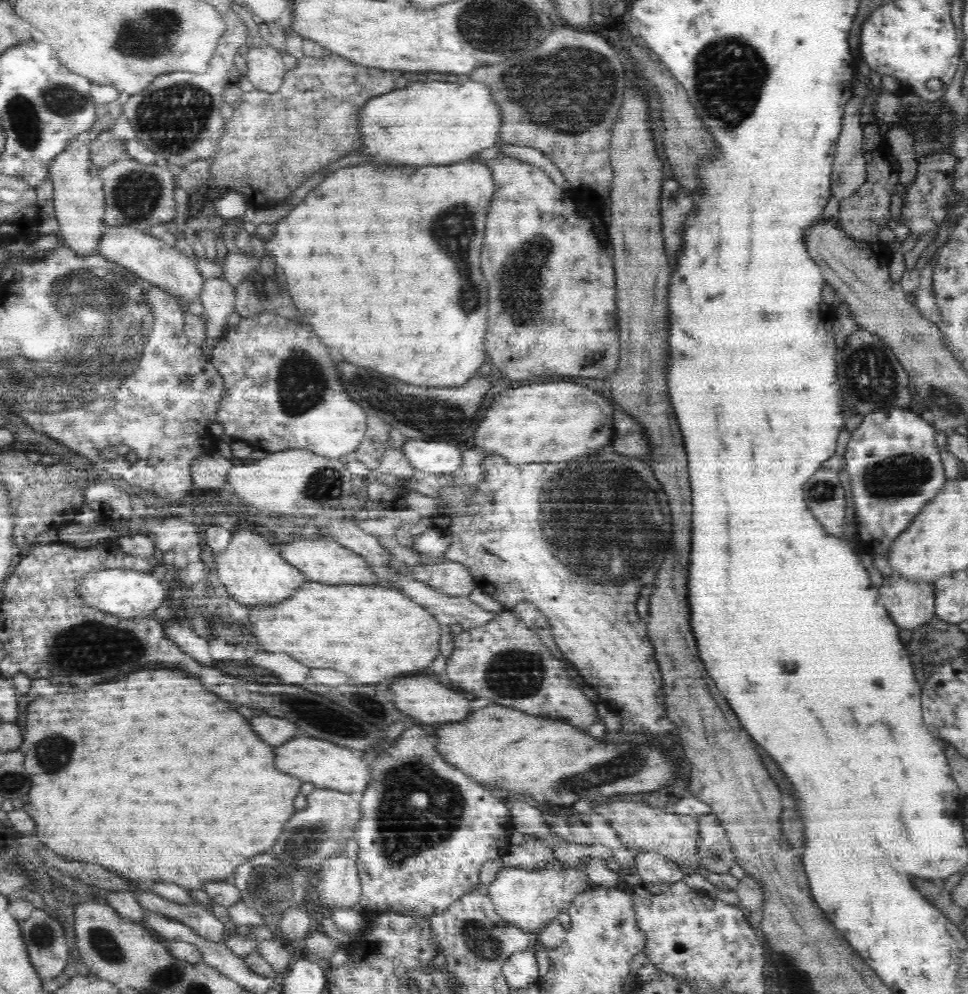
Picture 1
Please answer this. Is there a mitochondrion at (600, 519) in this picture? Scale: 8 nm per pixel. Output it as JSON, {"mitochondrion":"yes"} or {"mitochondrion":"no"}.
{"mitochondrion":"yes"}

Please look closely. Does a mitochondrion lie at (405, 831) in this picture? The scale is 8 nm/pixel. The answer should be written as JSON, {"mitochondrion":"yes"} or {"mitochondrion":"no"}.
{"mitochondrion":"yes"}

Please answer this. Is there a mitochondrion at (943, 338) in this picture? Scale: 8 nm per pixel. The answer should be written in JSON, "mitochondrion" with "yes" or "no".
{"mitochondrion":"no"}

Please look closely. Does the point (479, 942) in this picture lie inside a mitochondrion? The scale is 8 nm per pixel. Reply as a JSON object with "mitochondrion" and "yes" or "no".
{"mitochondrion":"yes"}

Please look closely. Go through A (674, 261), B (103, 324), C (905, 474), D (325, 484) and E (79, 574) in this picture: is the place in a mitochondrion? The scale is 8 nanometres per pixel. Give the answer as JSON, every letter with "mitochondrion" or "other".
{"A":"other","B":"mitochondrion","C":"mitochondrion","D":"mitochondrion","E":"other"}

